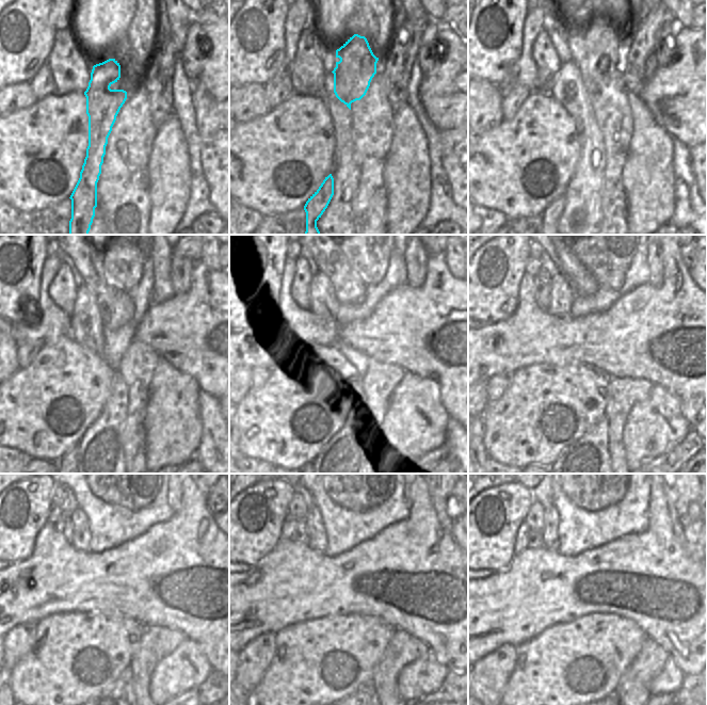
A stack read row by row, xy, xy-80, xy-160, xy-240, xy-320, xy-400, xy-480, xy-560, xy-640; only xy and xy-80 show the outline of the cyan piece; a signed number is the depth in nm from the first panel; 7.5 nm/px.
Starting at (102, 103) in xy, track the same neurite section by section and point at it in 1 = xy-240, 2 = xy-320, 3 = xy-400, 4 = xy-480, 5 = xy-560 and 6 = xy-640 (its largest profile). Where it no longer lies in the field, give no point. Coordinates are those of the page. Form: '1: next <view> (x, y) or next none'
1: next xy-240 (124, 261)
2: next xy-320 (369, 256)
3: next xy-400 (608, 256)
4: next xy-480 (133, 495)
5: next xy-560 (358, 495)
6: next xy-640 (592, 495)

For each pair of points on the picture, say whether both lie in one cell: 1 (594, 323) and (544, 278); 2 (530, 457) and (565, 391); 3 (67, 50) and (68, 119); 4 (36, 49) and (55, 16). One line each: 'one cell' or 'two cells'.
1: two cells
2: one cell
3: two cells
4: two cells

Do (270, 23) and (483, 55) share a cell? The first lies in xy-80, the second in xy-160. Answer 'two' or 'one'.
one

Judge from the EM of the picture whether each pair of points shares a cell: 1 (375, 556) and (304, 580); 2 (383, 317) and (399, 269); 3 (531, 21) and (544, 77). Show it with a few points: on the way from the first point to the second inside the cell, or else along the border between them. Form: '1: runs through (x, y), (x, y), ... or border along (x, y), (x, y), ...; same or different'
1: runs through (357, 572), (348, 580), (322, 580); same
2: border along (405, 283), (389, 291), (374, 308); different
3: border along (543, 28), (532, 46), (532, 60), (535, 65); different

